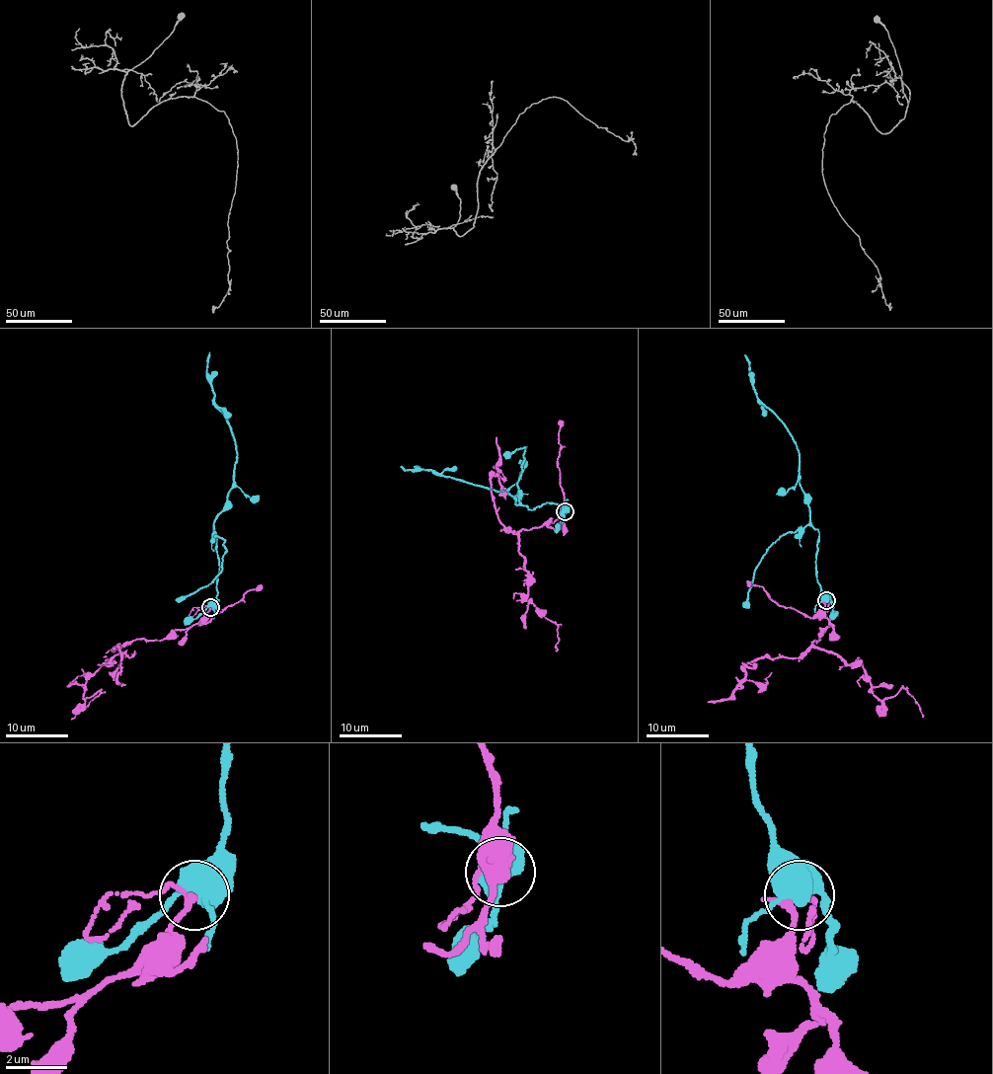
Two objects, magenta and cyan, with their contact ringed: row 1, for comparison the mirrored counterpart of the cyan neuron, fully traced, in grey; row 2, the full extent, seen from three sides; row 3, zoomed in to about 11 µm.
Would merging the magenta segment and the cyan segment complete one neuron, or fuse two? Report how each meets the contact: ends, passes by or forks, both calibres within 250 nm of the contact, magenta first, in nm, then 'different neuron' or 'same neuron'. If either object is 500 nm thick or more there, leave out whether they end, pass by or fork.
calibres 170 and 500 nm; different neuron

